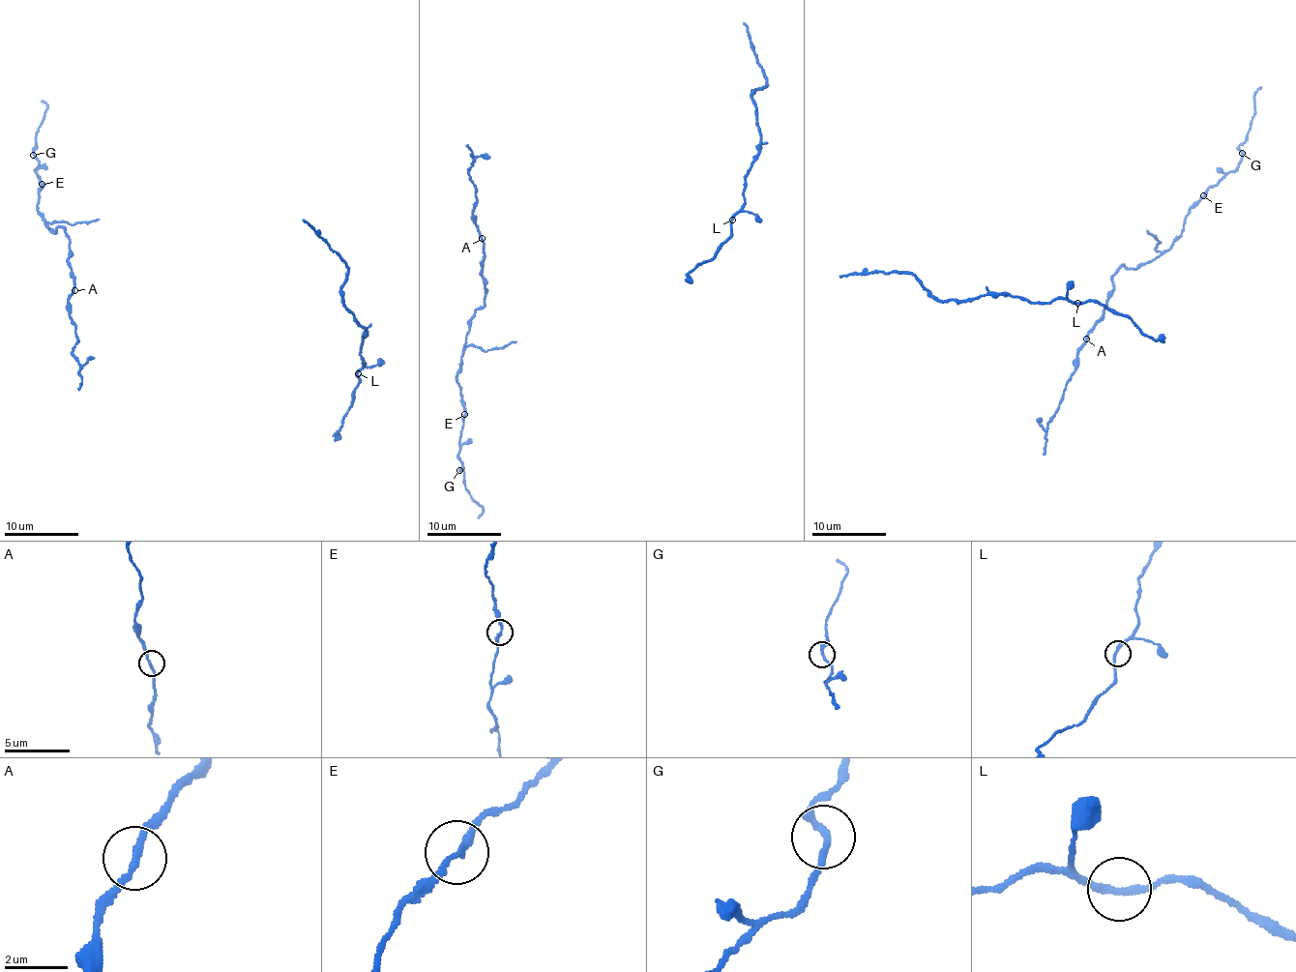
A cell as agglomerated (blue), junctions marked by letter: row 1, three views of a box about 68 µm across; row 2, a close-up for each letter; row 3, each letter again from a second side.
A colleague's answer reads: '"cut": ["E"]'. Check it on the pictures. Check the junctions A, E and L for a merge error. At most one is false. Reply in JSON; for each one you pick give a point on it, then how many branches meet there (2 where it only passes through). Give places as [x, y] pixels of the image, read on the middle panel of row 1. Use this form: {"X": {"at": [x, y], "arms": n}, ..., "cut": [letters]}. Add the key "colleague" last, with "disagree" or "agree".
{"cut": [], "colleague": "disagree"}

